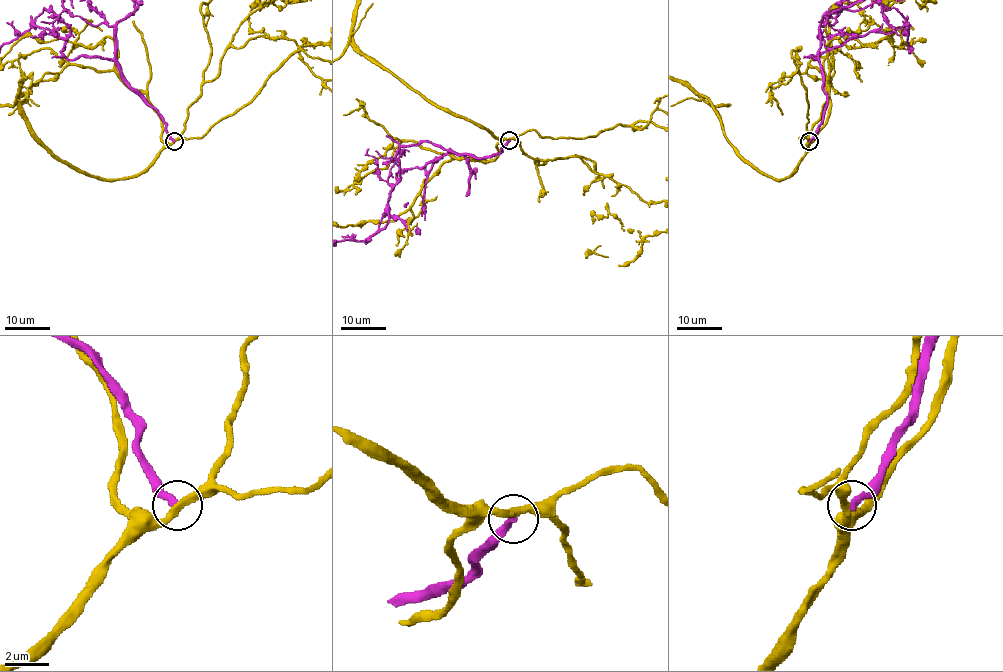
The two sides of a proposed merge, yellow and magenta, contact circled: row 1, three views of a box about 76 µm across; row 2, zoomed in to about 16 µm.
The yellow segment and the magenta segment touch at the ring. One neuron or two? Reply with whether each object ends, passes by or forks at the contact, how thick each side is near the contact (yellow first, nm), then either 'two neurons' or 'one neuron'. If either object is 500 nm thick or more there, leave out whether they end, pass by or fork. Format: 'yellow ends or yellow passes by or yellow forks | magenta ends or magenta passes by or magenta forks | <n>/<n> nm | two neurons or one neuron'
yellow passes by | magenta ends | 320/360 nm | two neurons

